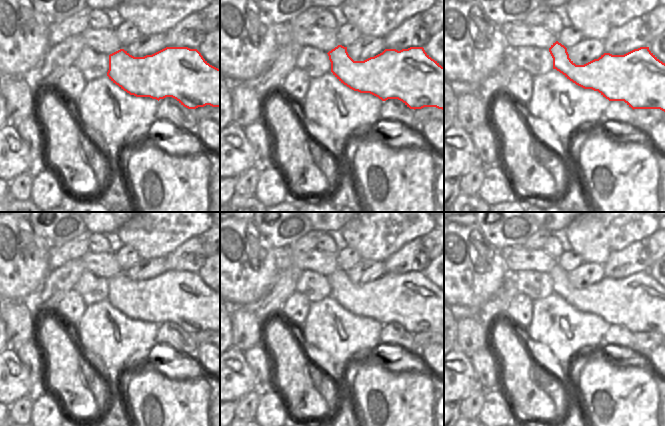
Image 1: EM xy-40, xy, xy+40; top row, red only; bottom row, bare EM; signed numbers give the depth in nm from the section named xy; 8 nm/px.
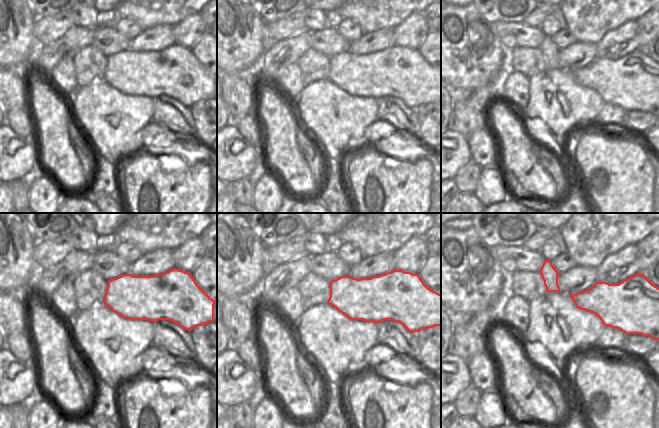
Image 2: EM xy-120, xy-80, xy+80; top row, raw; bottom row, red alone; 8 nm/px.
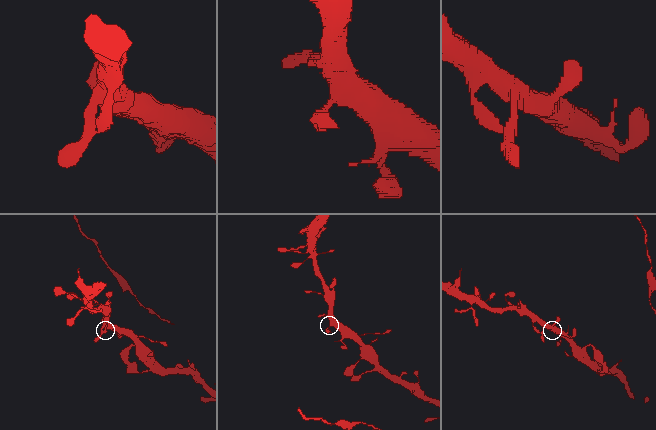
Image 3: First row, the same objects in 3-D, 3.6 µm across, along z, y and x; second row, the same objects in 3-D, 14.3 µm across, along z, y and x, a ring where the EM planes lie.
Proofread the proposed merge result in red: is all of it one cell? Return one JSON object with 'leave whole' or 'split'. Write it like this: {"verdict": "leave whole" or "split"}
{"verdict": "leave whole"}

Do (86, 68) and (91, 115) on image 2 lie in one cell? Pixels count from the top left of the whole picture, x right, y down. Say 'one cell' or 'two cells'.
two cells

